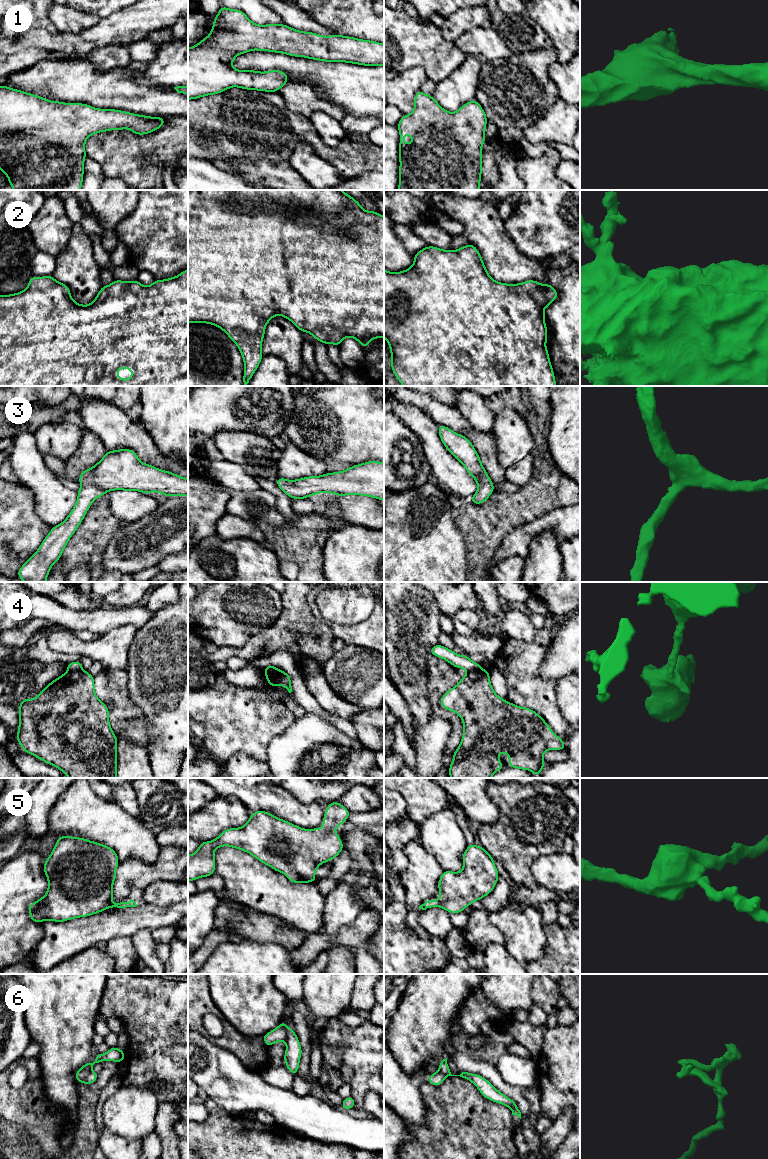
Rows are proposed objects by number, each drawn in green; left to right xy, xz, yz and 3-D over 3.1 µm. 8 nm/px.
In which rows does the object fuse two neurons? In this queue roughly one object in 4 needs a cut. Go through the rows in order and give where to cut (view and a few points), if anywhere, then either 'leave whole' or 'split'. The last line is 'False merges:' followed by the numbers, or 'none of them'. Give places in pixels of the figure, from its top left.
1: cut none; leave whole
2: cut none; leave whole
3: cut none; leave whole
4: cut xy (81, 669), (68, 671); split
5: cut none; leave whole
6: cut xz (279, 1025), (286, 1032), (286, 1040); split
False merges: 4, 6

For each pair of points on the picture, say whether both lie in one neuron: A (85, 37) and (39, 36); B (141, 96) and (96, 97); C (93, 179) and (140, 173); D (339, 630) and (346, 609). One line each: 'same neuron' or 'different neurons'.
A: same neuron
B: same neuron
C: different neurons
D: different neurons

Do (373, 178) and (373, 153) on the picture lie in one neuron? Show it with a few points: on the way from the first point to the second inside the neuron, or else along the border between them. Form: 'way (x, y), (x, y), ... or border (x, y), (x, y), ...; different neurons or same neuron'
border (373, 170), (363, 172), (359, 176); different neurons

